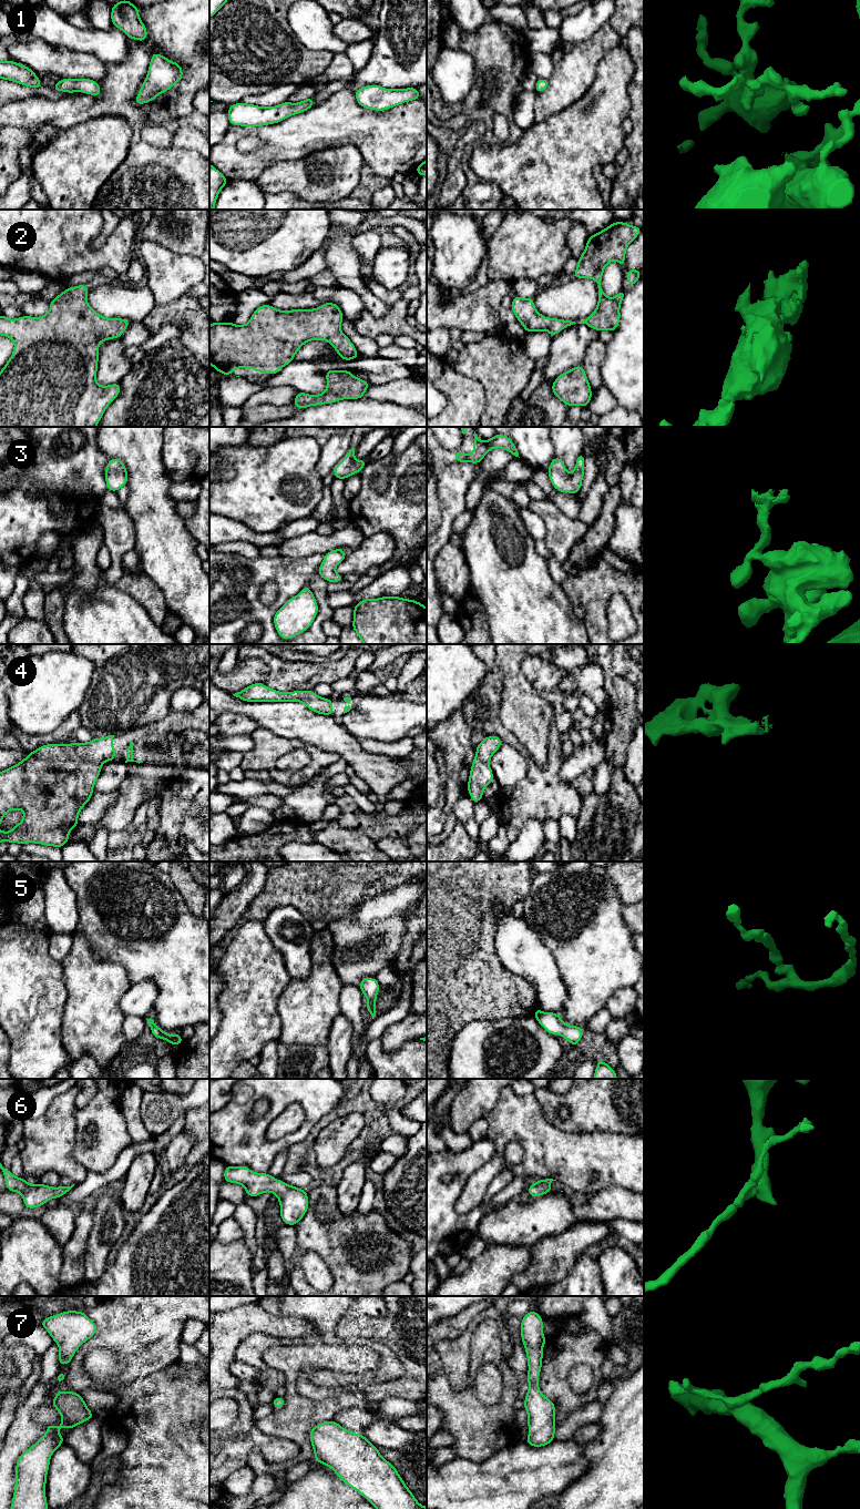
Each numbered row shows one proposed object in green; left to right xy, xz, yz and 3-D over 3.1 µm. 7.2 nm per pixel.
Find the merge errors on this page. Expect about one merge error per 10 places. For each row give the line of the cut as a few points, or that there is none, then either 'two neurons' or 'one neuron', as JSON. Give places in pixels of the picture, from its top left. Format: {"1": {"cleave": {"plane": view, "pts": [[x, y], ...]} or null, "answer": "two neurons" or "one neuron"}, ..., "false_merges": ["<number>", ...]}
{"1": {"cleave": null, "answer": "one neuron"}, "2": {"cleave": null, "answer": "one neuron"}, "3": {"cleave": null, "answer": "one neuron"}, "4": {"cleave": null, "answer": "one neuron"}, "5": {"cleave": null, "answer": "one neuron"}, "6": {"cleave": null, "answer": "one neuron"}, "7": {"cleave": null, "answer": "one neuron"}, "false_merges": []}

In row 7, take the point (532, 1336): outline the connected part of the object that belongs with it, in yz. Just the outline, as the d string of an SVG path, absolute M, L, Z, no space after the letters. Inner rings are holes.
M533 1308L521 1319L521 1339L529 1366L529 1390L524 1398L529 1419L525 1442L532 1447L543 1447L554 1440L555 1404L542 1394L538 1385L546 1338L543 1335L543 1318Z

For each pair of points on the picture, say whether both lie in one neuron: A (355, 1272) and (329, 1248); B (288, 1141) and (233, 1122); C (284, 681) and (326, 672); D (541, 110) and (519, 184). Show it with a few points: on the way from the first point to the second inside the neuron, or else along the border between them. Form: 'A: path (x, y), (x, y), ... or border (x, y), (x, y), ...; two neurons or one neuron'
A: path (348, 1265), (336, 1253); one neuron
B: path (275, 1145), (256, 1145), (246, 1135); one neuron
C: path (294, 675), (316, 673); one neuron
D: border (561, 110), (535, 123); two neurons

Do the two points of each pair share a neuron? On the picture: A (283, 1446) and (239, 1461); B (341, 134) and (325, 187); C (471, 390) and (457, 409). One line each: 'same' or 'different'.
A: same
B: different
C: same

